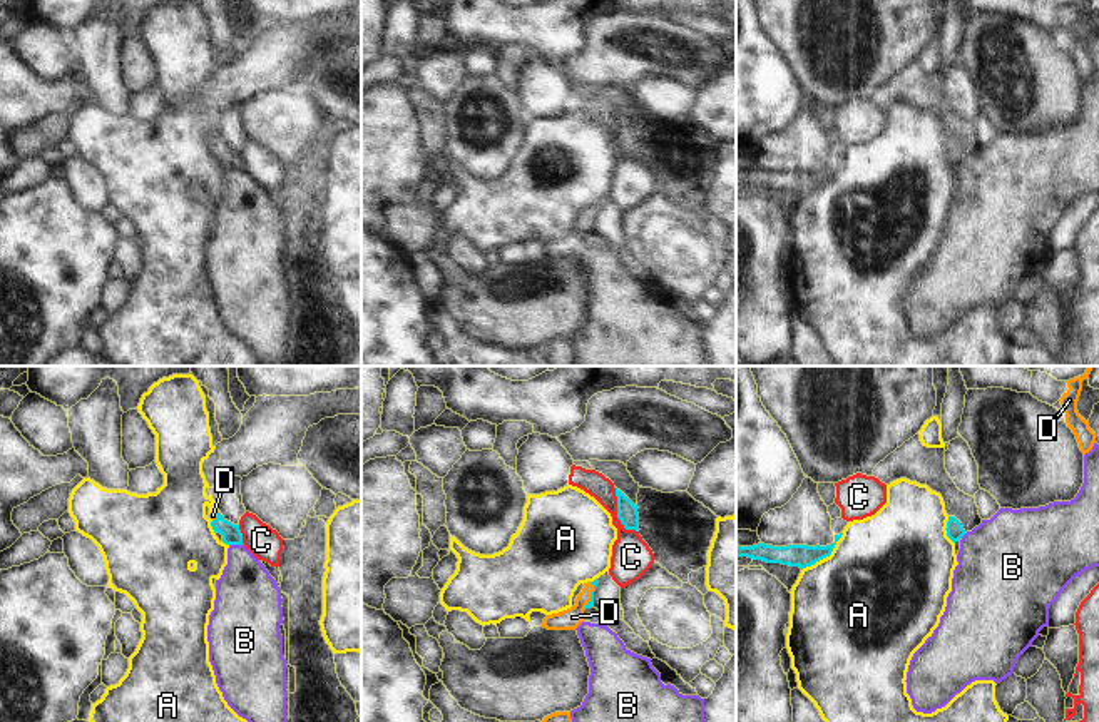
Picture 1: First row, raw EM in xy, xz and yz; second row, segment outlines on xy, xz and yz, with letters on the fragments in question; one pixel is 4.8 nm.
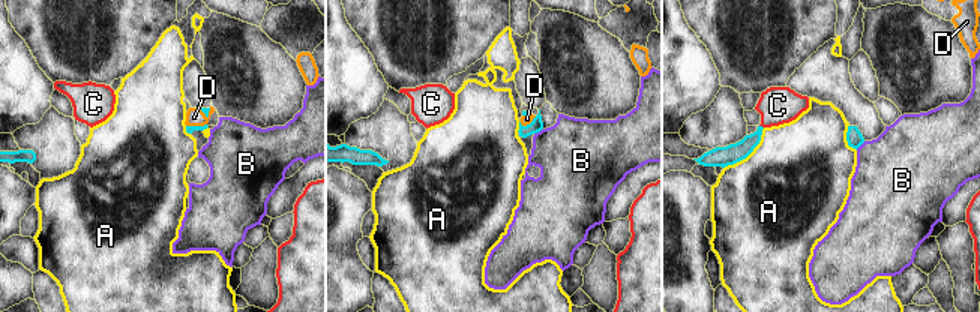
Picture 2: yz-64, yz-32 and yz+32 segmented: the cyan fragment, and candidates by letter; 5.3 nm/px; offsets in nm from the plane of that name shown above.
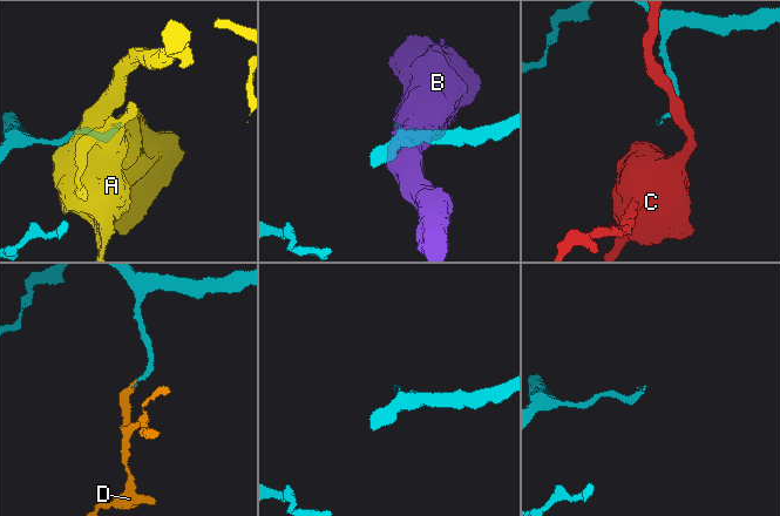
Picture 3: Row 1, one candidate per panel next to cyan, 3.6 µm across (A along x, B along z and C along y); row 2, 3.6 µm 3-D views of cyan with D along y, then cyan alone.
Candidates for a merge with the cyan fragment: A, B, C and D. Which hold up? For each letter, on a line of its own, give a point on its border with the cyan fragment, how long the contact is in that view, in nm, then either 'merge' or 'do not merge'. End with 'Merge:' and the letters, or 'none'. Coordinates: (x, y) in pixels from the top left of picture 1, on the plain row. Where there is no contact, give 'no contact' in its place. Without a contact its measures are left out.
A: meets cyan in yz at (825, 183); contact 280 nm long; do not merge
B: meets cyan in xy at (236, 169); contact 70 nm long; do not merge
C: meets cyan in xz at (618, 139); contact 260 nm long; do not merge
D: meets cyan in xz at (591, 221); contact 130 nm long; merge
Merge: D

